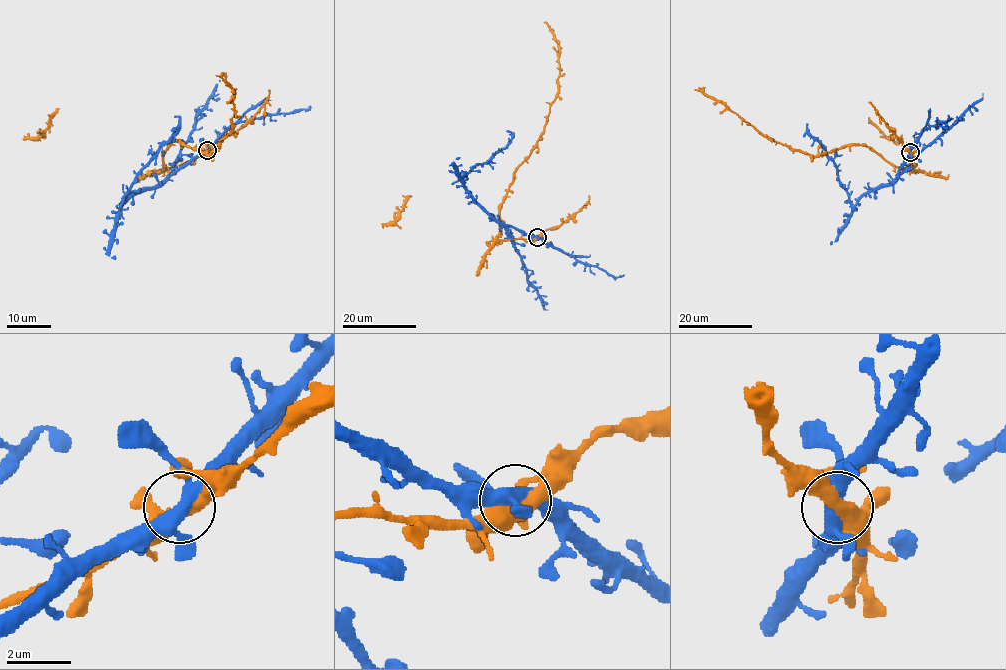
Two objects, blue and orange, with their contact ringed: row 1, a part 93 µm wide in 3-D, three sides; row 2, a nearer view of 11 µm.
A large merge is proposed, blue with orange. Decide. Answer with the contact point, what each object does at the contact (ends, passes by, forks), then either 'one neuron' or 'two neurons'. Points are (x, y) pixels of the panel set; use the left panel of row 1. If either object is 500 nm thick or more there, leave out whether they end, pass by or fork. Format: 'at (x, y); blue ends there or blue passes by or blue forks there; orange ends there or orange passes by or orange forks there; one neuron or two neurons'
at (207, 150); blue forks there; orange passes by; two neurons

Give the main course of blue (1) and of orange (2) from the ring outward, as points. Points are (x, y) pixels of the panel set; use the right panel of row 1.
1: (910, 152), (893, 179), (871, 188), (853, 205), (838, 178), (837, 166), (811, 135), (807, 125)
2: (910, 152), (911, 170), (893, 166), (859, 145), (806, 154), (761, 135), (724, 104), (695, 89)

